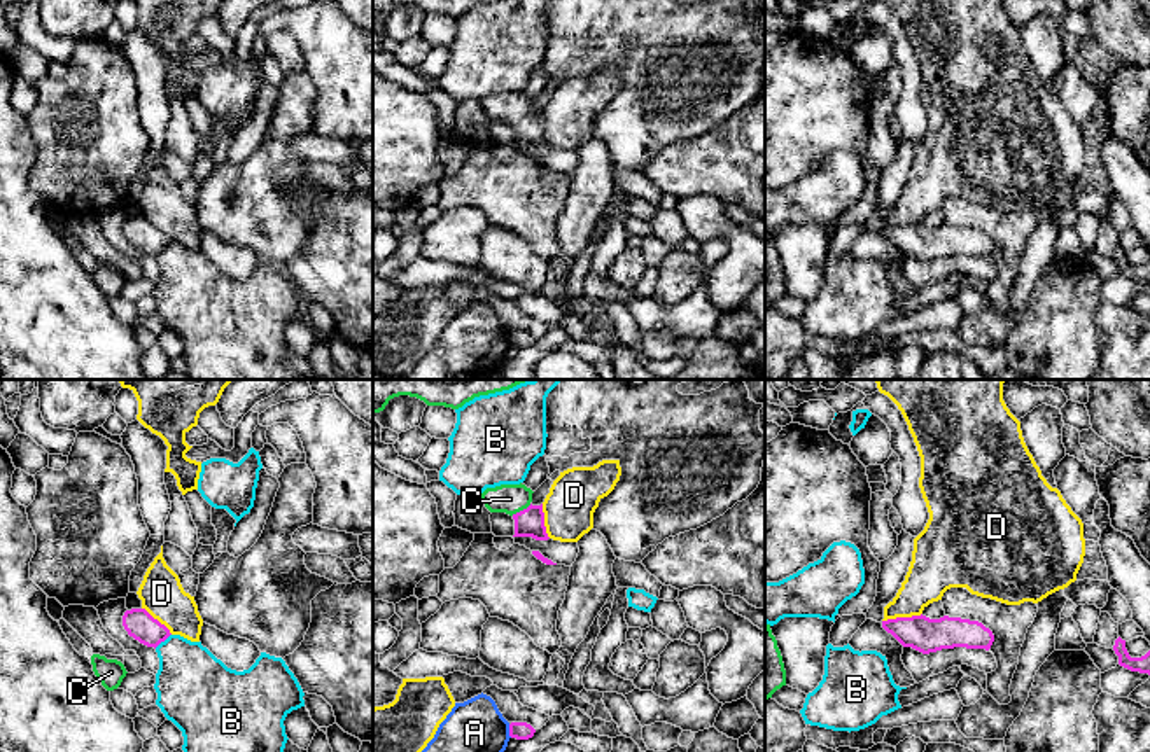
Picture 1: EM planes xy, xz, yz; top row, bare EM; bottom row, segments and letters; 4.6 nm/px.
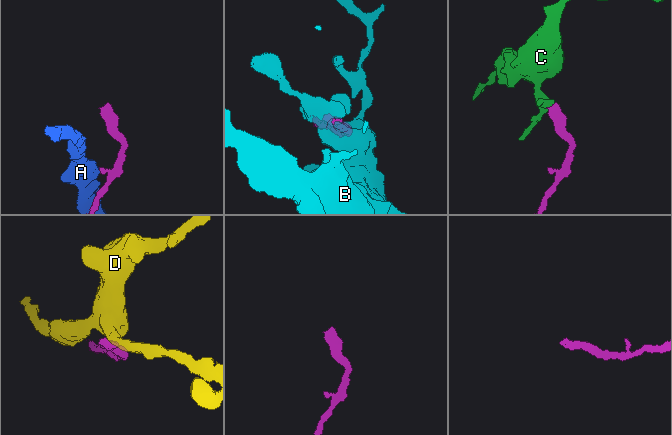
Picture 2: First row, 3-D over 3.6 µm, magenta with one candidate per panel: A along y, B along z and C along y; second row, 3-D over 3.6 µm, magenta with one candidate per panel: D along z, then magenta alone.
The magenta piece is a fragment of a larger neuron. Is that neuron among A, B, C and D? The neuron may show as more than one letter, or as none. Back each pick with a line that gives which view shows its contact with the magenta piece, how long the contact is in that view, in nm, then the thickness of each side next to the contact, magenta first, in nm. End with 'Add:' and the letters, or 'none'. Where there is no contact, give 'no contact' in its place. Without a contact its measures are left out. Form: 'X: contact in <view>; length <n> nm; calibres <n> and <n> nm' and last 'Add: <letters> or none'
C: contact in xz; length 110 nm; calibres 130 and 140 nm
Add: C

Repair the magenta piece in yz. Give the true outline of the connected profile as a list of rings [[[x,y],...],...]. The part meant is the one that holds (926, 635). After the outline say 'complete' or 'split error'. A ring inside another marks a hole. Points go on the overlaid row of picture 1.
[[[922,614],[896,617],[882,621],[882,628],[903,647],[922,654],[954,647],[989,651],[994,642],[992,631],[982,623],[949,616],[940,619],[929,619]]]; complete

